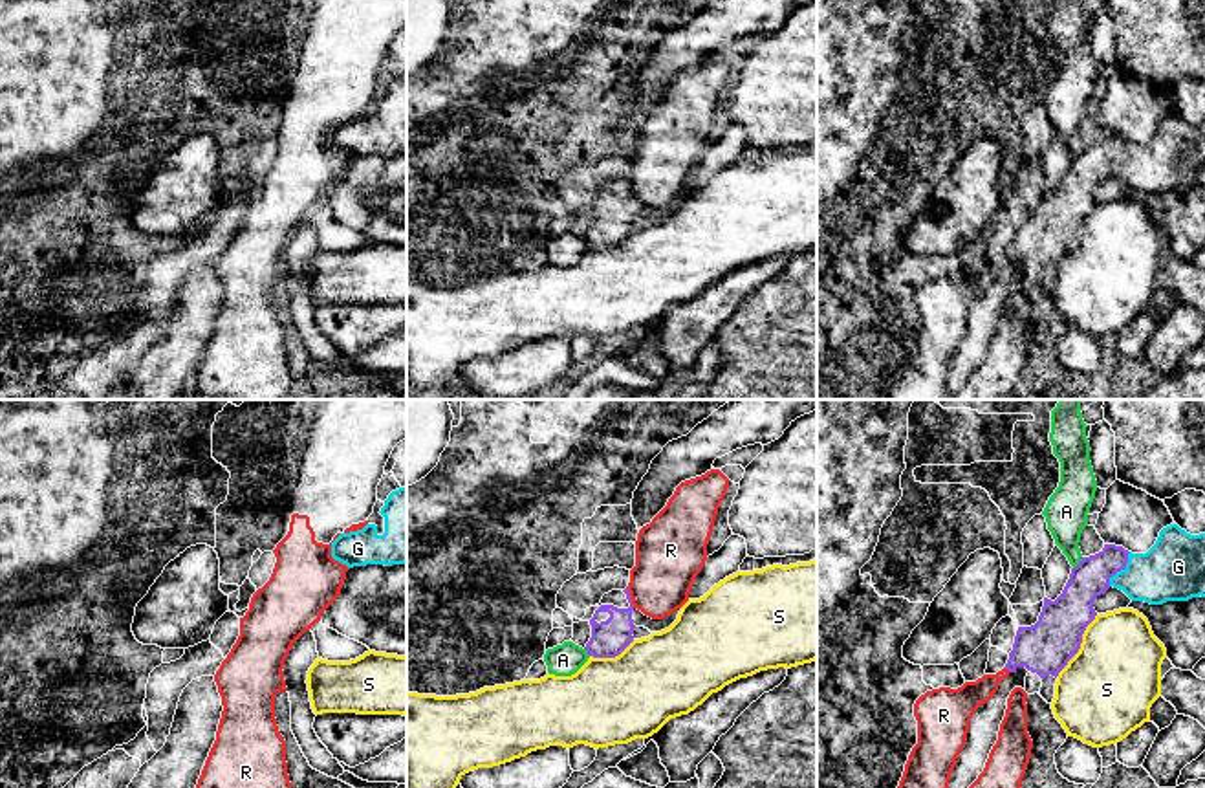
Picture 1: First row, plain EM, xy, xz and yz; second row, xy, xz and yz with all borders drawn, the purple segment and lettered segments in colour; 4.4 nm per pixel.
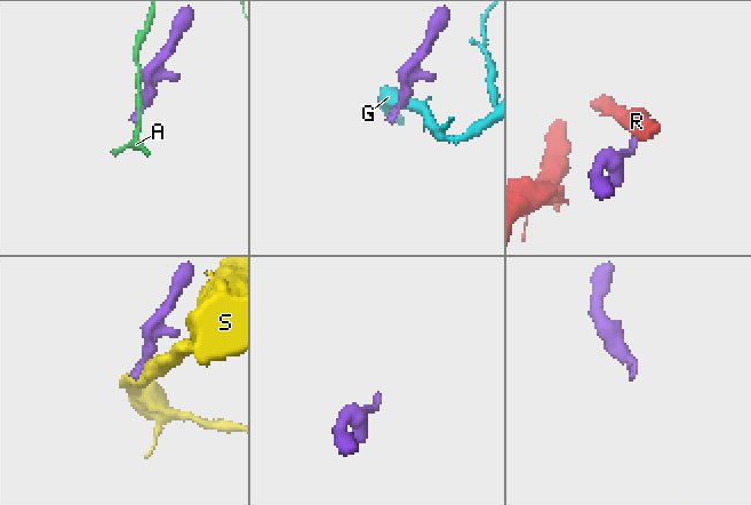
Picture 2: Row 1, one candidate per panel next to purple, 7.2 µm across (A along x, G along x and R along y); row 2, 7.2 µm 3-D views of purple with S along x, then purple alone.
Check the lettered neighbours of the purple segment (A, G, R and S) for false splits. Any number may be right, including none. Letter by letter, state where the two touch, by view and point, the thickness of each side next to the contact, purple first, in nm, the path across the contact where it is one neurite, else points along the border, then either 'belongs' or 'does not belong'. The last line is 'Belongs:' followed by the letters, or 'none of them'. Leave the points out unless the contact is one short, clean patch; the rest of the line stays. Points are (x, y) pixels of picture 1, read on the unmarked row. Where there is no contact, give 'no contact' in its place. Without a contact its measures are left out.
A: yz (1079, 153) | 190/190 nm | does not belong
G: yz (1121, 158) | 170/280 nm | along yz (1130, 142), (1125, 156), (1108, 175) | does not belong
R: xz (630, 187) | 160/300 nm | along xz (627, 176), (634, 196) | does not belong
S: yz (1079, 235) | 240/420 nm | does not belong
Belongs: none of them

